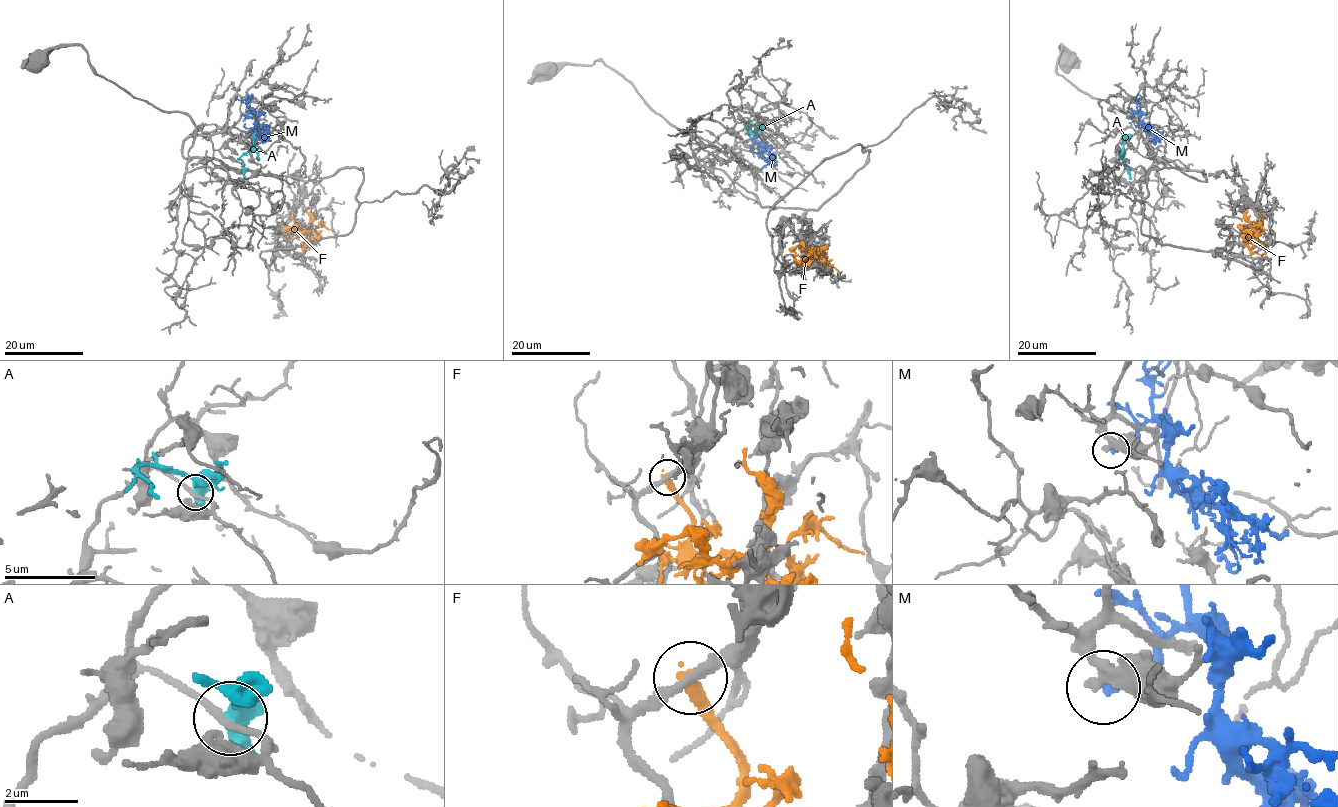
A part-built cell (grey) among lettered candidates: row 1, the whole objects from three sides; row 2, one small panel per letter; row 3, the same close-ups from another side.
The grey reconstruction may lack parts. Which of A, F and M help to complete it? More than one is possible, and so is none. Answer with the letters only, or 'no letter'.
no letter

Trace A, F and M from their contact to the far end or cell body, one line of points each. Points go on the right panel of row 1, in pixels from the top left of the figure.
A: (1125, 138), (1121, 158), (1129, 178)
F: (1259, 214), (1260, 228), (1248, 232), (1253, 238), (1251, 252), (1266, 253)
M: (1127, 117), (1137, 112), (1144, 123), (1152, 126), (1155, 144), (1151, 141)

